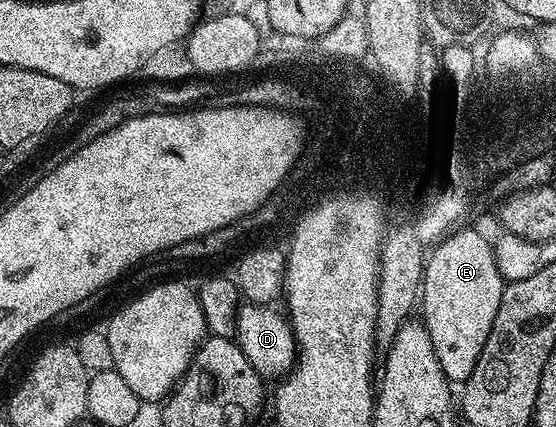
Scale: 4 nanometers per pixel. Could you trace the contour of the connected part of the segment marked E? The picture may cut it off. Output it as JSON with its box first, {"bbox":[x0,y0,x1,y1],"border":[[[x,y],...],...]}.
{"bbox":[418,228,506,384],"border":[[[460,228],[432,246],[424,264],[423,285],[418,299],[419,305],[424,305],[422,321],[430,332],[434,352],[438,356],[438,362],[442,364],[442,372],[452,384],[464,384],[474,372],[483,345],[490,335],[491,325],[494,324],[495,313],[498,312],[499,301],[506,285],[496,263],[493,243],[487,242],[478,231],[468,229]]]}

